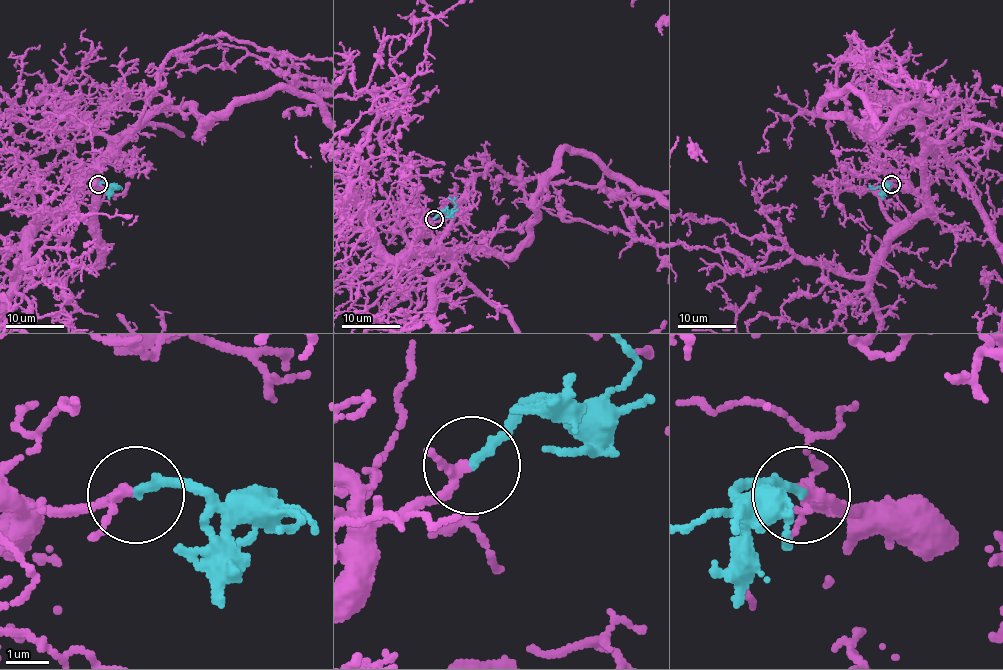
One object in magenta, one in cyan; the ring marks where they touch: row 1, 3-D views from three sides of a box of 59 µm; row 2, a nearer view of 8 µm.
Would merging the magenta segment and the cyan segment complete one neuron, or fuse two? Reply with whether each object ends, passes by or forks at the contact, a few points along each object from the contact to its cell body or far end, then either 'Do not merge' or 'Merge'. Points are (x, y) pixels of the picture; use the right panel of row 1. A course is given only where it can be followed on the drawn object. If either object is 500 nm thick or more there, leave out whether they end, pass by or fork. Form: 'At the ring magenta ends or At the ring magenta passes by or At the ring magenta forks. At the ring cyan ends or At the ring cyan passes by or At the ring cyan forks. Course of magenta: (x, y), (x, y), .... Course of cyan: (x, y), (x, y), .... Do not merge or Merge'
At the ring magenta passes by. At the ring cyan ends. Course of cyan: (890, 184), (868, 187). Merge

